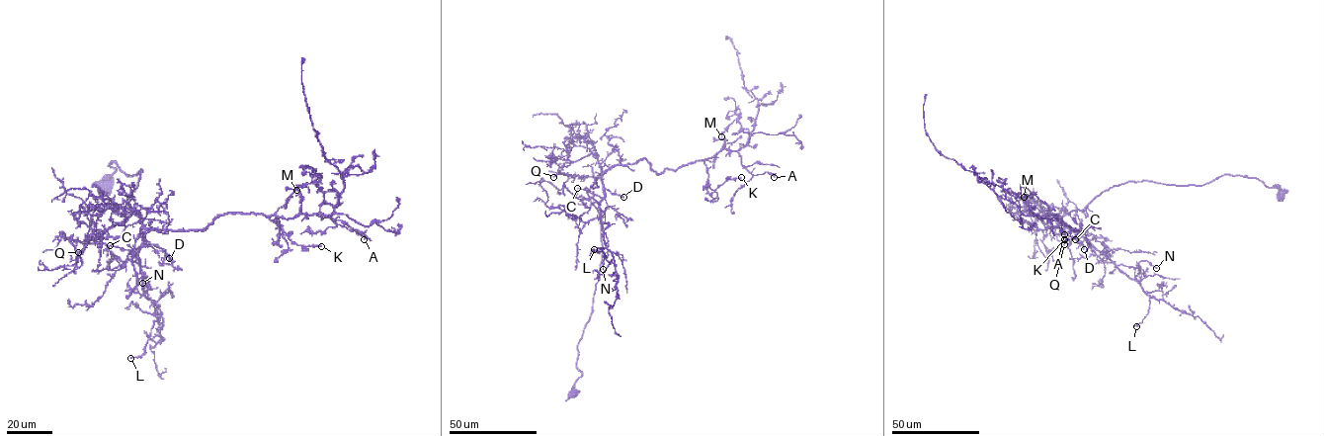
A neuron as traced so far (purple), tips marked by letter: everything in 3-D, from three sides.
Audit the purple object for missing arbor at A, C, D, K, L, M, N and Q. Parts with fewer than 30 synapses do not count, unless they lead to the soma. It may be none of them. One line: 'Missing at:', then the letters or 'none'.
Missing at: C

